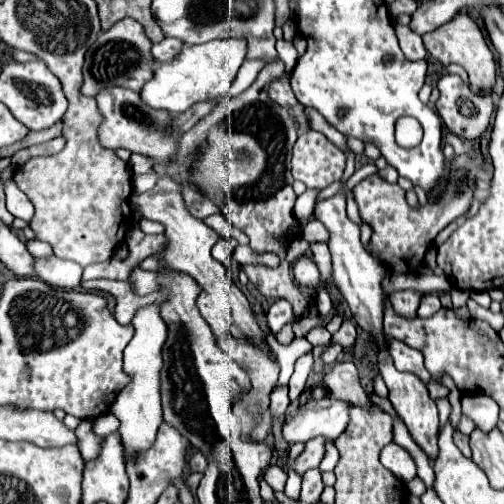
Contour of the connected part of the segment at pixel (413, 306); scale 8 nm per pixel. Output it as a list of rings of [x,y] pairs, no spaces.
[[[413,290],[393,292],[393,294],[389,294],[389,300],[391,300],[393,310],[397,310],[397,314],[401,314],[405,318],[415,318],[417,306],[421,302],[421,292],[413,292]]]

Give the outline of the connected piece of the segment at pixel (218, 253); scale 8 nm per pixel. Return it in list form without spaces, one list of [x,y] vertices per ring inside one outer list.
[[[221,238],[221,240],[213,246],[213,256],[215,256],[219,262],[227,264],[227,262],[231,260],[231,250],[233,250],[233,248],[235,248],[235,242],[233,242],[233,240]]]

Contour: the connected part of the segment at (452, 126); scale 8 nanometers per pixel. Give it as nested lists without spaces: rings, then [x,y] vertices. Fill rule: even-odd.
[[[443,74],[437,86],[441,98],[435,108],[447,130],[465,140],[481,138],[493,116],[493,98],[475,94],[457,74]]]

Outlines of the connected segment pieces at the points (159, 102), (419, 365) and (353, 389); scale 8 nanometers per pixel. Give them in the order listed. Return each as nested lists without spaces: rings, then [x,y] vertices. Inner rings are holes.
[[[231,38],[213,40],[213,42],[191,46],[191,48],[185,46],[181,50],[181,54],[177,54],[177,58],[173,58],[173,62],[161,64],[155,70],[153,80],[149,80],[141,88],[139,96],[147,106],[151,106],[155,110],[165,110],[169,114],[181,114],[197,102],[225,98],[229,92],[229,86],[237,78],[237,70],[241,66],[241,62],[245,60],[245,54],[247,54],[245,40],[231,40]]]
[[[391,338],[389,342],[389,354],[395,362],[395,368],[401,372],[411,372],[419,376],[423,382],[431,380],[431,374],[423,366],[423,354],[411,346],[405,346],[405,342]]]
[[[339,362],[325,374],[325,386],[331,390],[335,398],[341,398],[349,404],[361,406],[365,410],[371,408],[367,392],[359,382],[359,370],[355,362]]]

